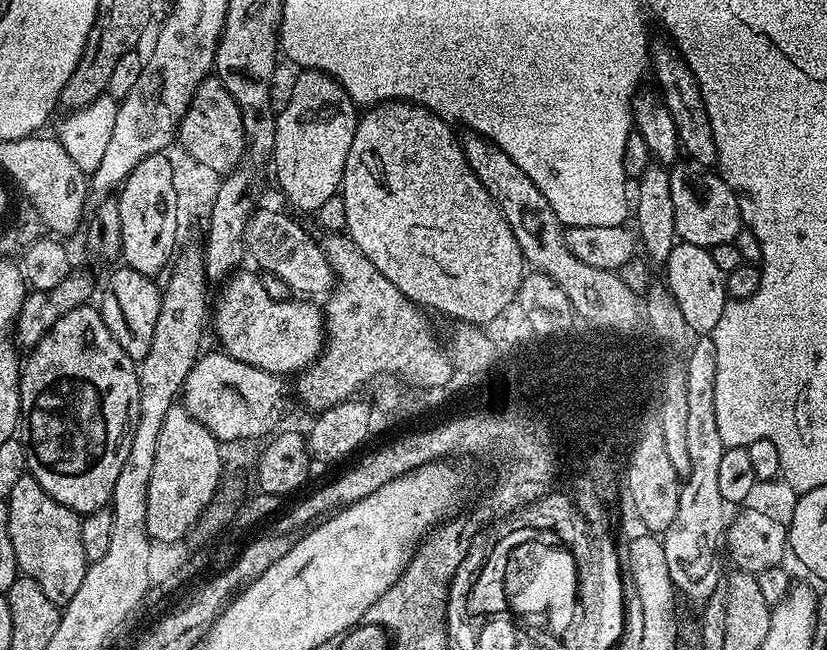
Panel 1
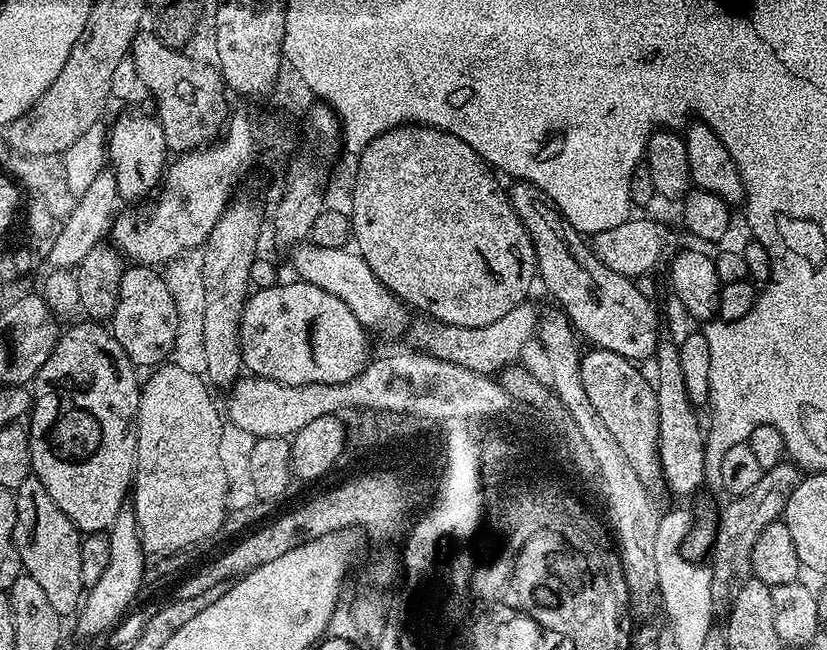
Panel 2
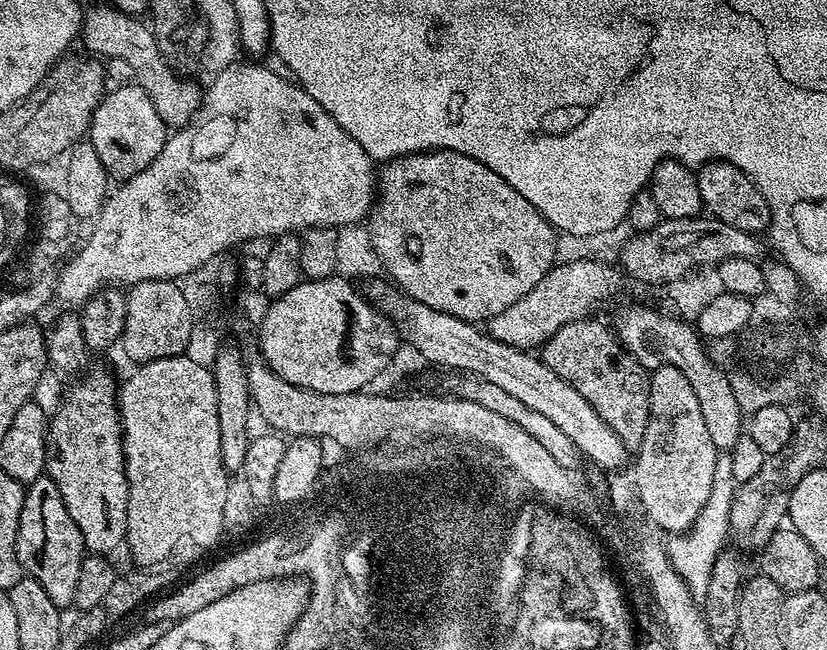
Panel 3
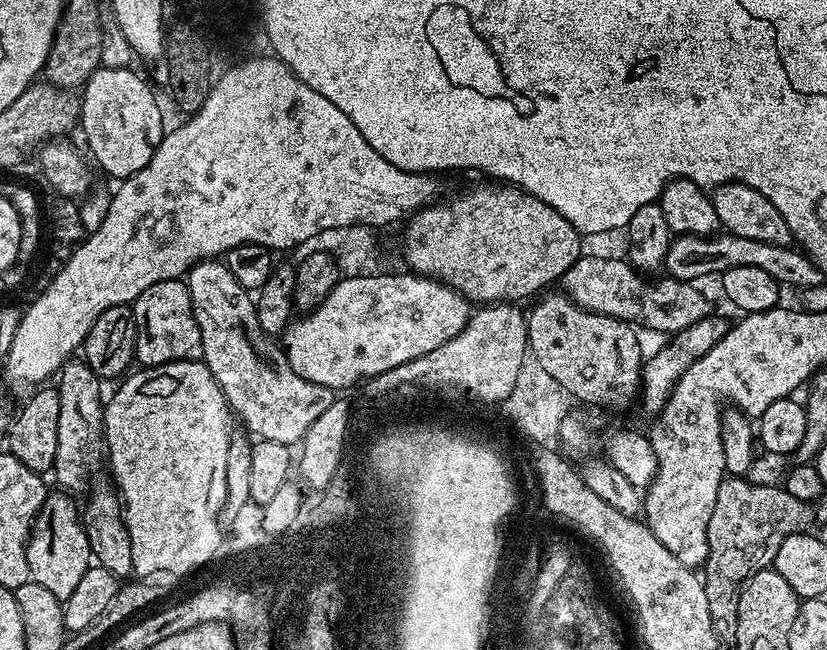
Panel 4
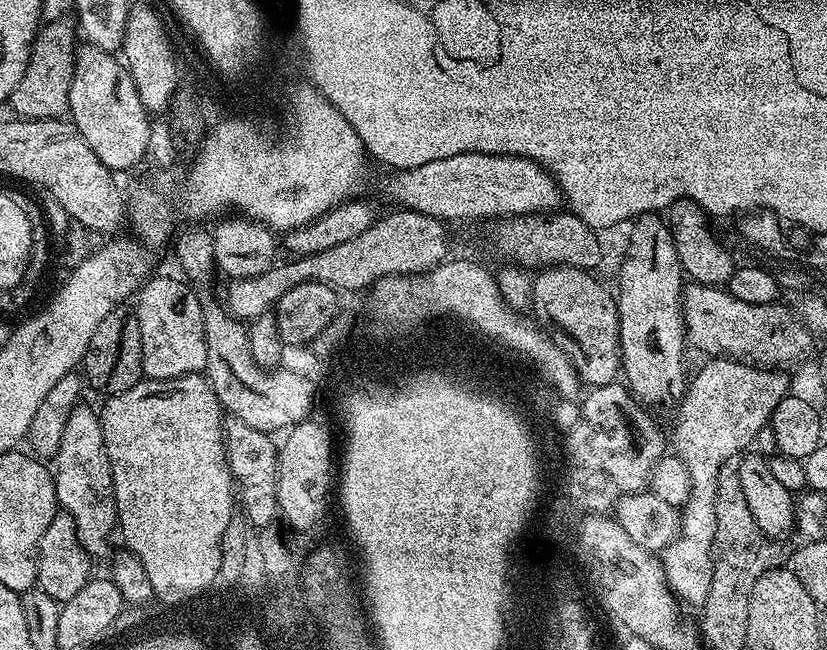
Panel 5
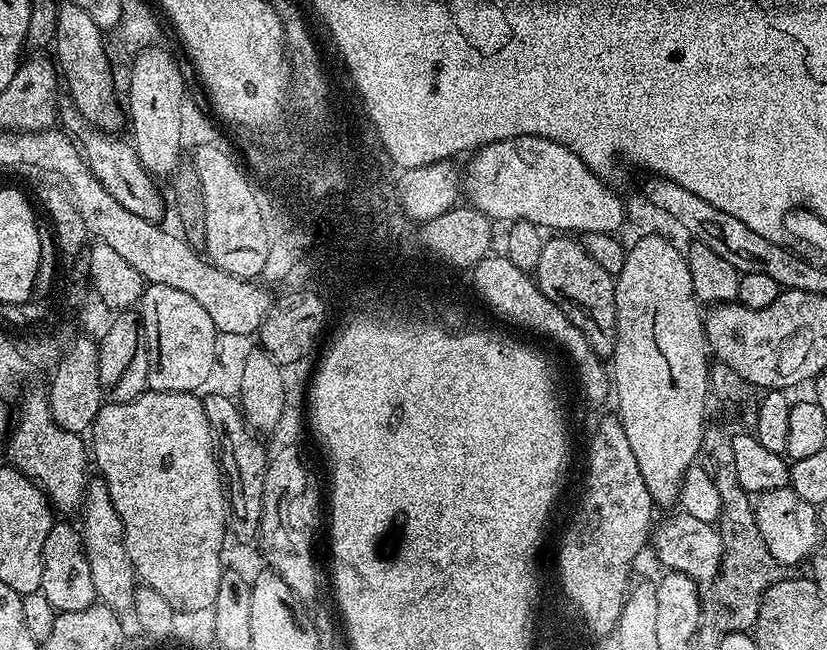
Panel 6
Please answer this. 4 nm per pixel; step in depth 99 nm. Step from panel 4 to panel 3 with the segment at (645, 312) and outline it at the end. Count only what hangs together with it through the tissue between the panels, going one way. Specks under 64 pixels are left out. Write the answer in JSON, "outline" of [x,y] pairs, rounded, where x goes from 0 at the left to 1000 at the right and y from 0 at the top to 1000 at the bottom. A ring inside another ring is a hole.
{"outline":[[[704,400],[674,405],[660,428],[655,428],[655,434],[641,446],[641,452],[631,452],[622,471],[612,471],[607,483],[589,494],[589,515],[619,535],[652,537],[671,511],[680,508],[680,502],[695,492],[712,491],[729,468],[752,454],[755,431],[756,420],[744,405]]]}

